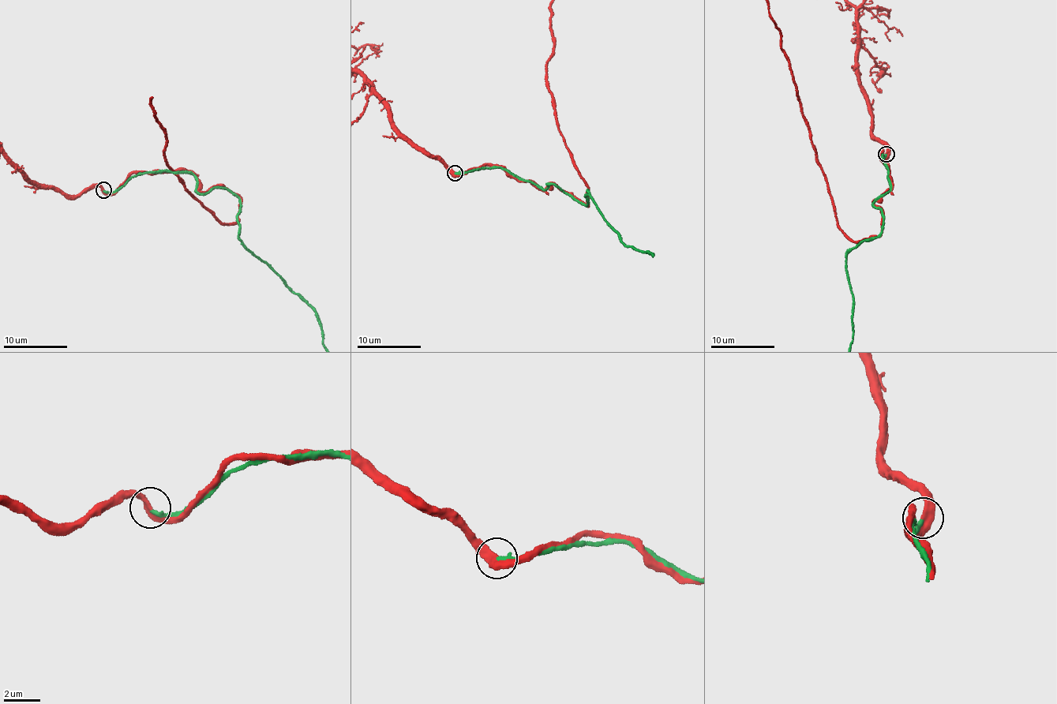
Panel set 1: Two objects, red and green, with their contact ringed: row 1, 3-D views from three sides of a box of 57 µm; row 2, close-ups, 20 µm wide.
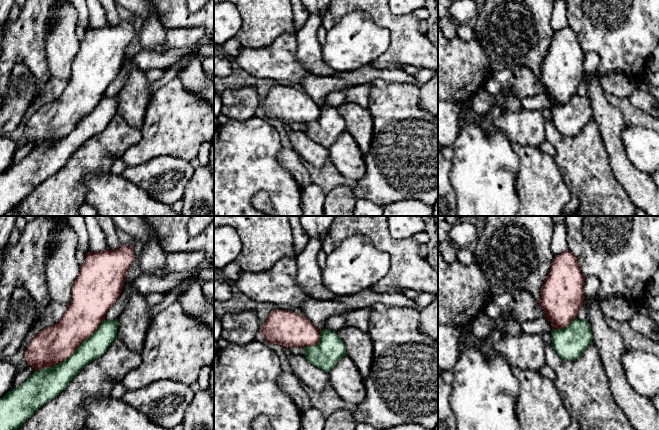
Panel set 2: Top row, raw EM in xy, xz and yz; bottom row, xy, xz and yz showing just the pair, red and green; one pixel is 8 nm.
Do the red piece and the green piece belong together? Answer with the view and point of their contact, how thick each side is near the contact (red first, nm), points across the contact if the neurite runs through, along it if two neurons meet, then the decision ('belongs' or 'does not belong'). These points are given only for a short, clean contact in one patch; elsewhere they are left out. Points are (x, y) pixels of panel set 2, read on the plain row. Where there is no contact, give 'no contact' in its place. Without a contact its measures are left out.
contact xy (71, 130); calibres 300 and 220 nm; belongs

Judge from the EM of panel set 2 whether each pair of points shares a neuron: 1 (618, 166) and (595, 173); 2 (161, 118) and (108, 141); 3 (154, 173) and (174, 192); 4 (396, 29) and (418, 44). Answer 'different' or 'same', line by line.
1: different
2: different
3: same
4: same

